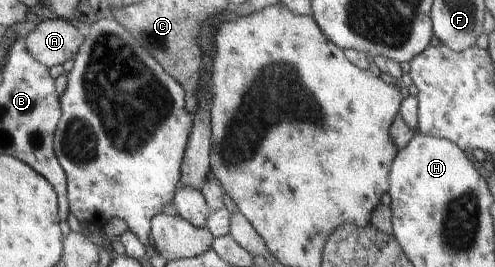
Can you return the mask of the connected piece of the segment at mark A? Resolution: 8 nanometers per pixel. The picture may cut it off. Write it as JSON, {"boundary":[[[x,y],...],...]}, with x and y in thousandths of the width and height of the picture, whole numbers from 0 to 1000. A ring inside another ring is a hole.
{"boundary":[[[117,64],[85,79],[53,150],[65,202],[105,255],[154,225],[176,135],[145,79]]]}

